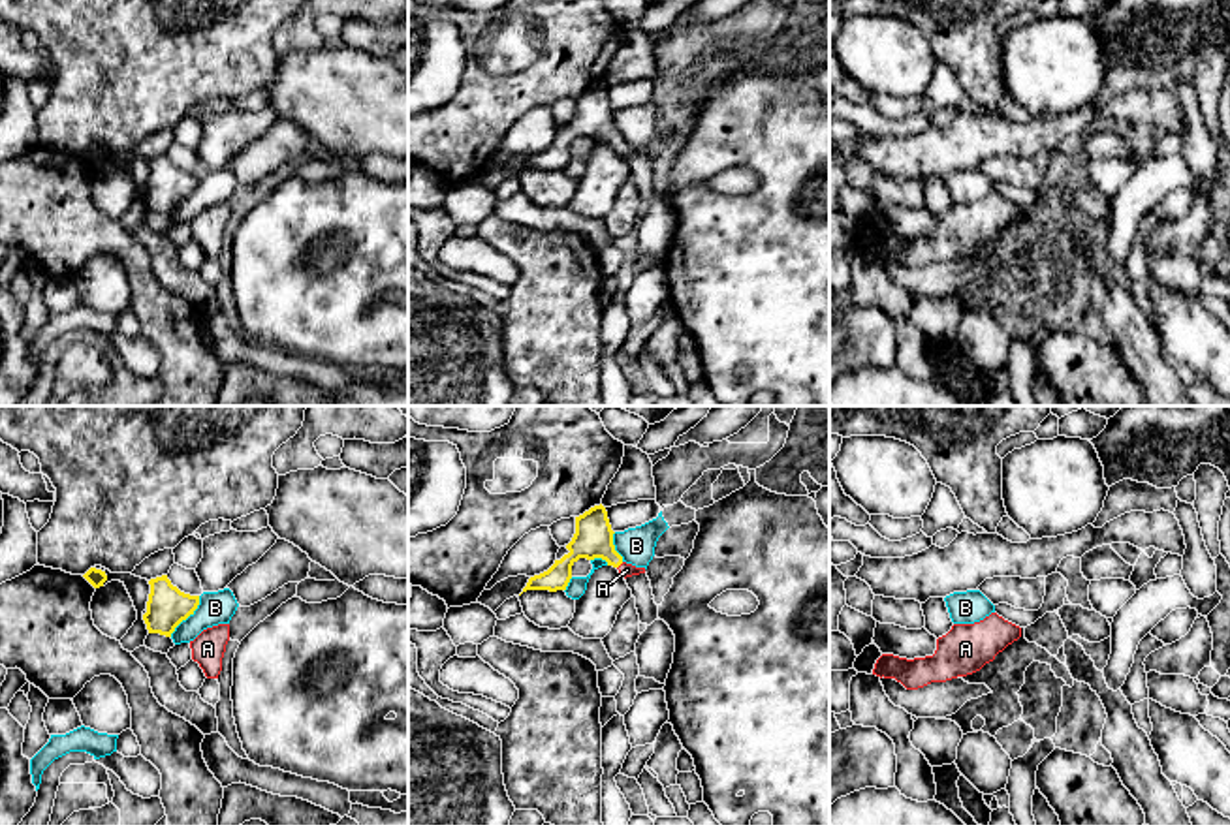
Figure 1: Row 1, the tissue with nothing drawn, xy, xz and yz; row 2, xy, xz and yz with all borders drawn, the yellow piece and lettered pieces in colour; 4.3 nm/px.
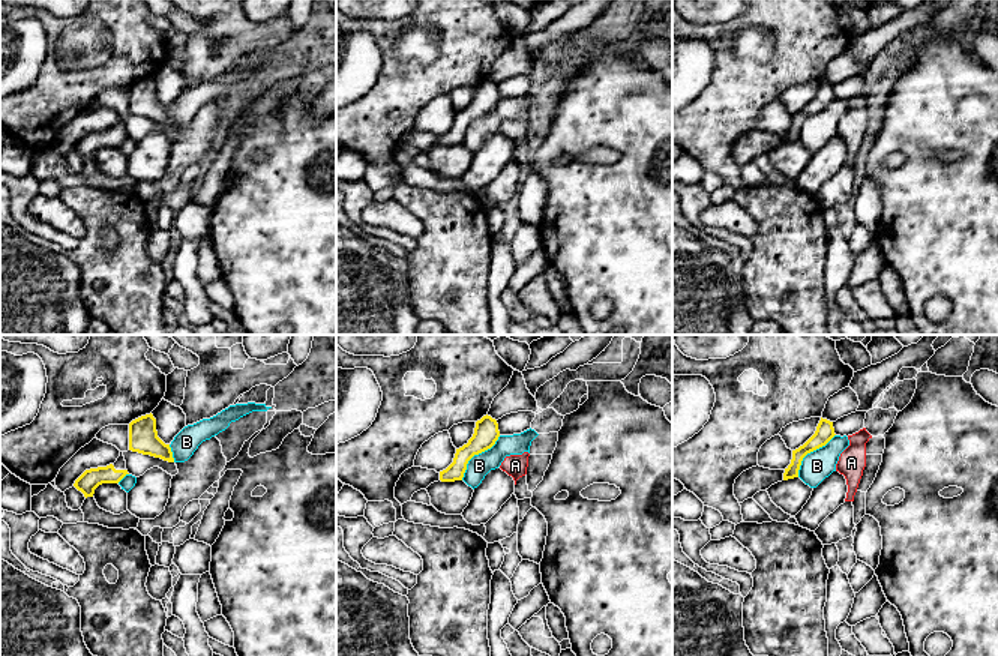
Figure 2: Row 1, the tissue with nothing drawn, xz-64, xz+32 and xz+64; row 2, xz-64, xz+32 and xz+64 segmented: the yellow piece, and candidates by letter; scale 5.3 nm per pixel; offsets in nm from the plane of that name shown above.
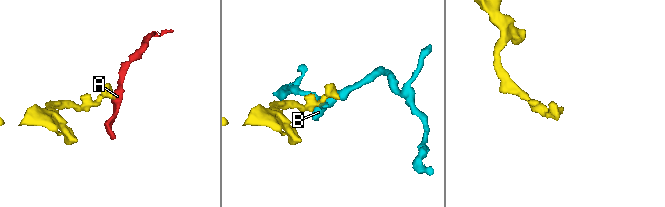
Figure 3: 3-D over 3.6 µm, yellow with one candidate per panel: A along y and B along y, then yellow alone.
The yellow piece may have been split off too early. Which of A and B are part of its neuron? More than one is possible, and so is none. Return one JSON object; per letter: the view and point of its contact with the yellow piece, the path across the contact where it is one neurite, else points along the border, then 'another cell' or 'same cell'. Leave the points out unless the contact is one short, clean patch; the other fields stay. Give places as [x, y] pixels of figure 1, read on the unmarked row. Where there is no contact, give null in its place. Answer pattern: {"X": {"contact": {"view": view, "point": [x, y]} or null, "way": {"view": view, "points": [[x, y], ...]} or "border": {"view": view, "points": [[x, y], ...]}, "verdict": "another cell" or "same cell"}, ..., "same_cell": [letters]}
{"A": {"contact": {"view": "xz", "point": [619, 143]}, "way": {"view": "xz", "points": [[593, 117], [619, 143], [627, 149]]}, "verdict": "same cell"}, "B": {"contact": {"view": "xy", "point": [187, 196]}, "border": {"view": "xy", "points": [[200, 175], [200, 183], [170, 215]]}, "verdict": "another cell"}, "same_cell": ["A"]}

